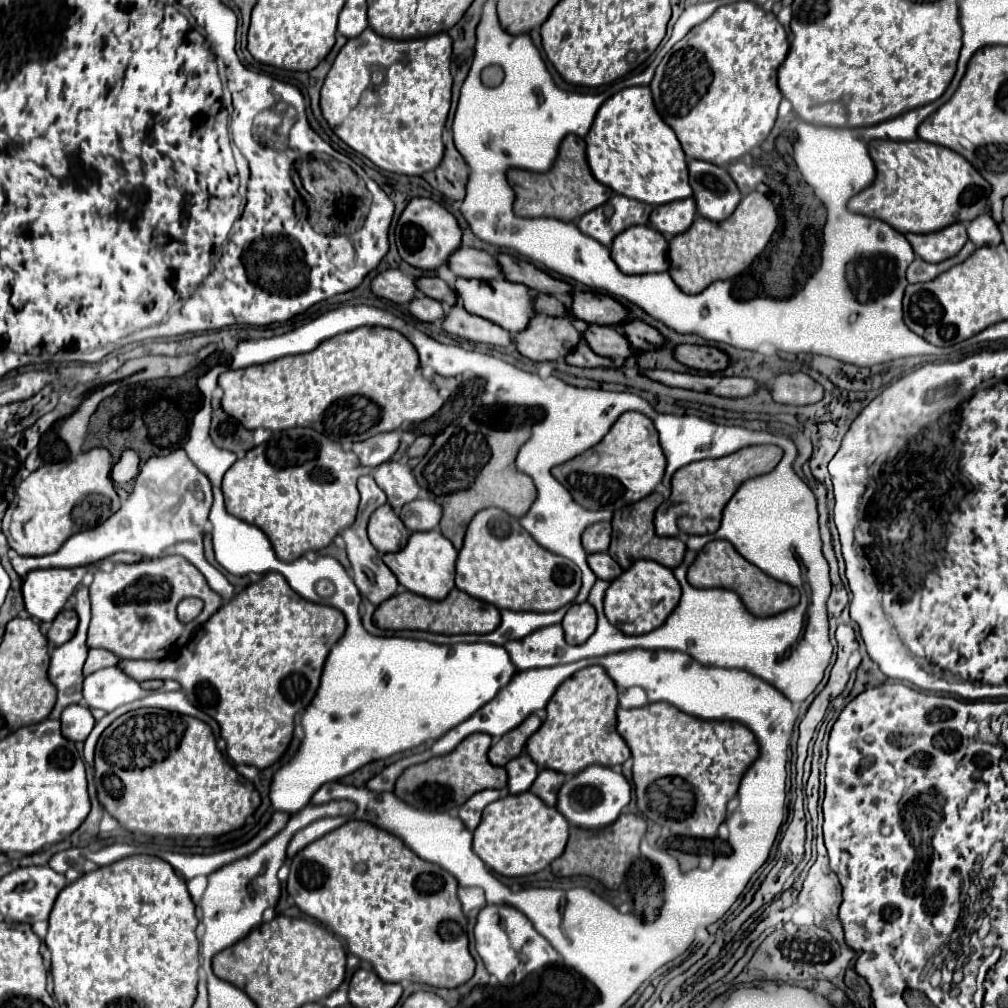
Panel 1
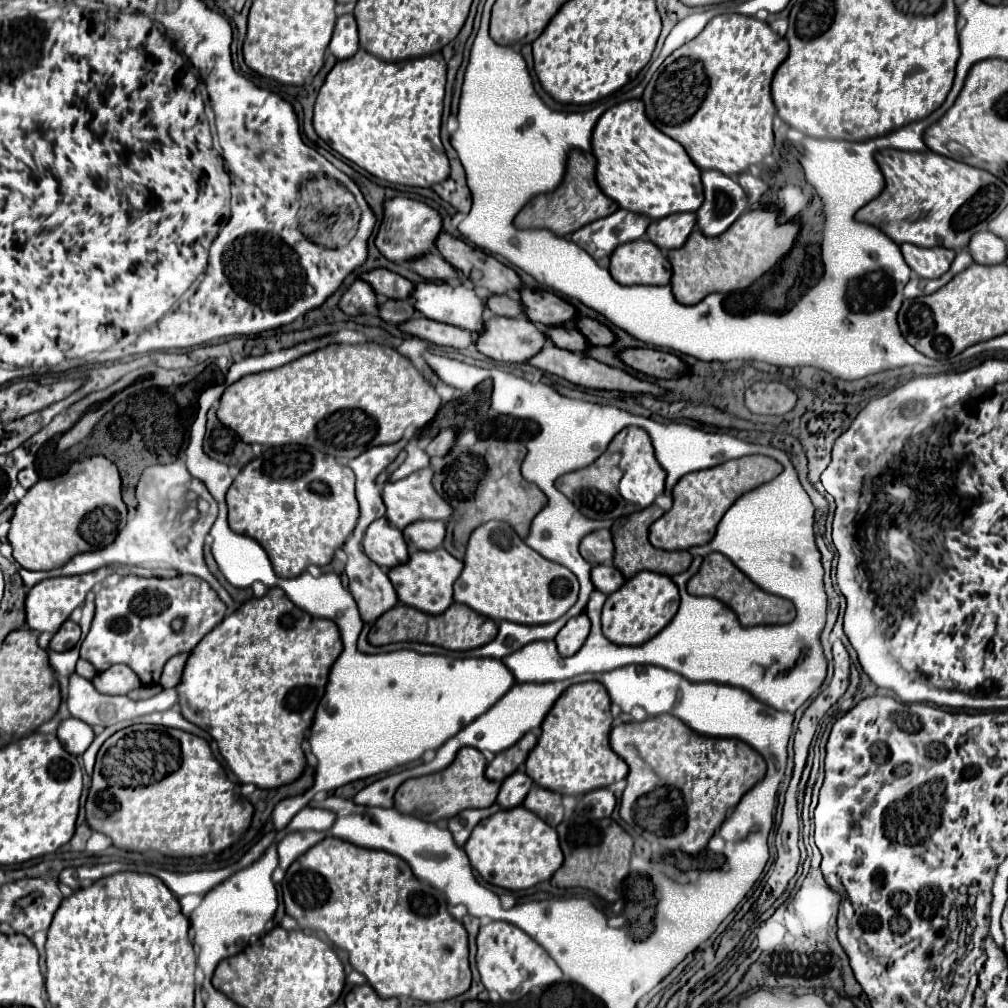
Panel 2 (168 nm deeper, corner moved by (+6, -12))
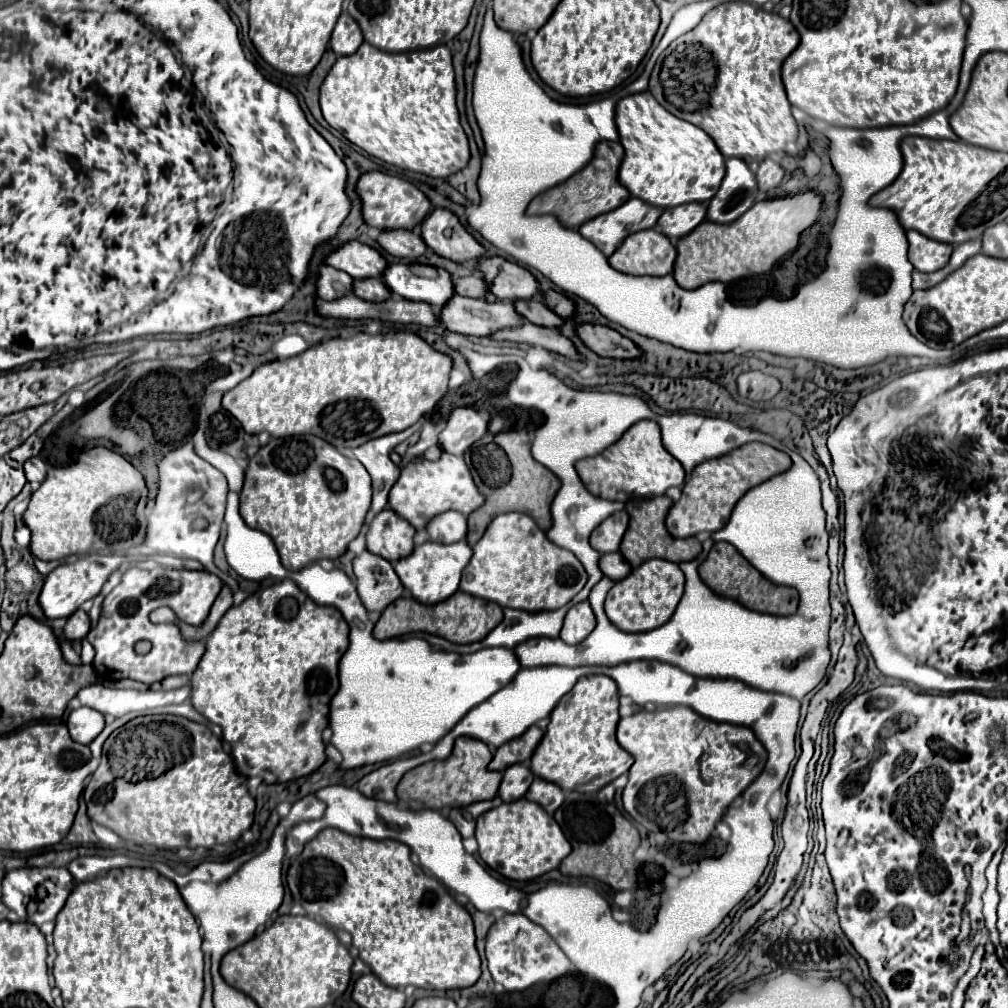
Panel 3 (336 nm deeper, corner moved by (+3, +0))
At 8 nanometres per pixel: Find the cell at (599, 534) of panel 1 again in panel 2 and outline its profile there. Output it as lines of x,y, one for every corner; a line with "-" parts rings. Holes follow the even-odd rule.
595,530
591,534
587,534
581,544
579,550
583,554
583,558
587,558
589,564
611,564
613,560
613,542
611,542
611,532
609,530

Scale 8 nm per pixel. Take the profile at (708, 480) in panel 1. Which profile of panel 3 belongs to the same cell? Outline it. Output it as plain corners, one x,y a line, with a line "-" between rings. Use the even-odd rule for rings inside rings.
752,442
736,448
734,452
720,456
718,460
706,460
694,468
692,478
682,490
682,498
674,502
668,512
666,528
674,538
696,536
698,532
718,532
726,526
736,502
754,486
766,482
768,478
786,472
792,460
786,452
776,450
762,442

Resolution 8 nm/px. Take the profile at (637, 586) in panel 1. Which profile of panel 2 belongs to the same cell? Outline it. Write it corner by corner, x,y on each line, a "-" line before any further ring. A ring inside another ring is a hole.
639,572
629,578
617,592
607,596
607,602
601,612
603,634
615,644
643,644
655,634
659,634
675,616
679,608
679,590
669,576
655,572

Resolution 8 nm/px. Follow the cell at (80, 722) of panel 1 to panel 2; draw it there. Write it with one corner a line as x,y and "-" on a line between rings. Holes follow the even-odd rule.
65,718
57,728
59,742
63,742
63,748
73,756
83,754
83,750
93,742
93,736
91,726
77,718

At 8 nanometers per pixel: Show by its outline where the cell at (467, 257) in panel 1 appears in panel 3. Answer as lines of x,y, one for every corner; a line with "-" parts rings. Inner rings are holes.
382,230
376,242
392,256
398,258
418,258
426,252
418,230

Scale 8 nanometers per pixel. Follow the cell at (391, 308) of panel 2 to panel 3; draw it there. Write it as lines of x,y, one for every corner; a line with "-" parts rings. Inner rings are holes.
380,278
354,280
352,294
356,294
358,298
364,298
364,300
370,300
370,302
382,302
382,300
390,298
390,290
384,286
384,282

